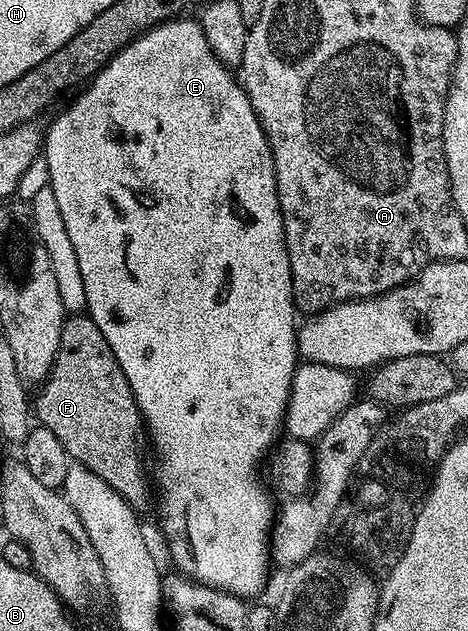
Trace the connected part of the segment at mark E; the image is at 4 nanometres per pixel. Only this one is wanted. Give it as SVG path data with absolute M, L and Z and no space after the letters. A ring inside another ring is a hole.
M175 17L175 18L173 18L173 19L169 19L169 20L167 20L167 22L166 22L166 23L161 23L161 24L159 24L159 26L158 26L158 27L153 27L153 28L151 28L151 30L150 30L150 31L144 31L144 32L142 32L142 34L140 34L140 35L137 35L137 37L136 37L136 38L134 38L134 39L133 39L133 40L131 40L131 42L130 42L130 43L129 43L129 44L127 44L127 46L126 46L126 47L124 47L124 48L122 48L122 49L120 49L120 50L119 50L119 51L117 51L117 52L116 52L116 53L115 53L115 54L114 54L114 55L113 55L113 57L112 57L112 58L111 58L111 59L109 59L109 61L107 61L107 62L106 62L106 64L105 64L105 65L104 65L104 66L102 66L102 67L101 67L101 69L100 69L100 70L99 70L99 71L98 71L98 72L97 72L97 73L95 73L95 75L94 75L94 78L93 78L93 79L91 79L91 80L89 80L89 83L88 83L88 85L86 85L86 86L83 86L83 87L82 87L82 88L81 88L81 90L79 90L79 91L78 91L78 92L77 92L77 94L78 94L78 93L79 93L79 95L78 95L78 96L76 96L76 97L75 97L75 99L74 99L74 100L72 100L72 101L71 101L71 103L70 103L70 104L68 104L68 105L67 105L67 107L66 107L66 108L64 108L64 109L63 109L63 111L62 111L62 112L60 112L60 113L59 113L59 115L58 115L58 116L56 116L56 117L55 117L55 119L54 119L54 120L52 120L52 121L51 121L51 123L50 123L50 127L49 127L49 123L48 123L48 126L47 126L47 127L46 127L46 128L45 128L45 131L44 131L44 163L45 163L45 159L46 159L46 171L47 171L47 173L48 173L48 174L50 174L50 179L48 179L48 185L49 185L49 187L50 187L50 188L51 188L51 189L52 189L52 193L56 193L56 201L57 201L57 203L58 203L58 205L59 205L59 208L60 208L60 214L61 214L61 215L63 215L63 216L64 216L64 225L65 225L65 226L66 226L66 227L67 227L67 228L68 228L68 238L69 238L69 239L71 239L71 240L72 240L72 249L76 249L76 265L80 265L80 277L84 277L84 297L85 297L85 298L86 298L86 311L87 311L87 312L88 312L88 314L89 314L89 317L90 317L90 320L92 320L92 321L93 321L93 323L94 323L94 324L95 324L95 325L96 325L96 329L100 329L100 333L104 333L104 341L108 341L108 349L112 349L112 353L113 353L113 354L114 354L114 356L115 356L115 357L116 357L116 361L117 361L117 362L118 362L118 364L119 364L119 365L120 365L120 369L124 369L124 377L126 377L126 378L127 378L127 379L128 379L128 385L129 385L129 386L130 386L130 388L131 388L131 389L132 389L132 397L136 397L136 405L137 405L137 406L138 406L138 408L139 408L139 409L140 409L140 413L141 413L141 414L142 414L142 422L143 422L143 424L144 424L144 427L145 427L145 430L146 430L146 431L147 431L147 432L148 432L148 439L149 439L149 442L150 442L150 443L151 443L151 444L152 444L152 447L153 447L153 443L154 443L154 455L155 455L155 457L156 457L156 458L158 458L158 464L156 464L156 465L155 465L155 467L154 467L154 464L153 464L153 467L152 467L152 475L153 475L153 478L154 478L154 479L155 479L155 480L156 480L156 487L157 487L157 490L158 490L158 487L159 487L159 489L160 489L160 490L162 490L162 535L163 535L163 537L164 537L164 538L166 538L166 539L167 539L167 543L166 543L166 547L167 547L167 549L168 549L168 550L170 550L170 559L171 559L171 561L172 561L172 562L174 562L174 563L175 563L175 565L176 565L176 566L178 566L178 567L179 567L179 568L178 568L178 567L175 567L175 568L177 568L177 570L178 570L178 571L179 571L179 572L181 572L181 574L182 574L182 575L183 575L183 576L185 576L185 578L187 578L187 579L193 579L193 580L194 580L194 582L195 582L195 583L203 583L203 584L204 584L204 586L205 586L205 587L214 587L214 588L215 588L215 589L216 589L216 590L217 590L217 591L227 591L227 592L228 592L228 593L229 593L229 594L230 594L230 595L237 595L237 596L239 596L239 597L247 597L247 596L246 596L246 595L258 595L258 594L260 594L260 593L261 593L261 591L262 591L262 586L264 586L264 585L265 585L265 583L266 583L266 570L268 570L268 569L269 569L269 567L272 567L272 552L271 552L271 549L270 549L270 536L271 536L271 534L272 534L272 528L273 528L273 526L274 526L274 521L275 521L275 518L276 518L276 503L275 503L275 507L274 507L274 503L273 503L273 501L272 501L272 500L270 500L270 495L269 495L269 493L268 493L268 492L266 492L266 491L265 491L265 489L264 489L264 488L262 488L262 487L261 487L261 485L260 485L260 484L258 484L258 479L257 479L257 477L256 477L256 475L257 475L257 473L258 473L258 466L260 466L260 465L261 465L261 463L262 463L262 466L263 466L263 463L264 463L264 460L265 460L265 459L266 459L266 458L267 458L267 456L269 456L269 455L270 455L270 454L271 454L271 451L272 451L272 448L273 448L273 447L274 447L274 446L275 446L275 443L276 443L276 440L277 440L277 439L278 439L278 438L279 438L279 435L280 435L280 432L281 432L281 431L282 431L282 430L283 430L283 427L284 427L284 420L285 420L285 417L286 417L286 406L287 406L287 405L288 405L288 397L289 397L289 396L290 396L290 386L291 386L291 385L292 385L292 377L293 377L293 376L294 376L294 369L295 369L295 367L297 367L297 366L298 366L298 364L299 364L299 362L300 362L300 356L299 356L299 354L298 354L298 327L297 327L297 326L296 326L296 322L295 322L295 323L294 323L294 315L295 315L295 316L296 316L296 308L295 308L295 306L294 306L294 290L293 290L293 289L292 289L292 273L291 273L291 272L290 272L290 262L289 262L289 261L288 261L288 249L287 249L287 248L286 248L286 238L285 238L285 237L284 237L284 221L283 221L283 220L282 220L282 214L281 214L281 213L280 213L280 201L279 201L279 200L278 200L278 190L277 190L277 189L276 189L276 173L275 173L275 172L274 172L274 158L273 158L273 157L272 157L272 149L271 149L271 148L270 148L270 146L269 146L269 145L268 145L268 137L267 137L267 136L266 136L266 134L265 134L265 133L264 133L264 129L263 129L263 128L262 128L262 126L261 126L261 125L260 125L260 121L259 121L259 120L258 120L258 118L257 118L257 117L256 117L256 113L255 113L255 112L254 112L254 110L253 110L253 109L252 109L252 101L248 101L248 97L247 97L247 96L246 96L246 91L245 91L245 90L244 90L244 89L243 89L243 88L242 88L242 84L241 84L241 82L239 82L239 80L238 80L238 79L237 79L237 78L236 78L236 75L235 75L235 72L234 72L234 71L233 71L233 70L231 70L231 68L228 68L228 67L226 67L226 66L224 66L224 64L222 64L222 62L220 62L220 61L219 61L219 60L218 60L218 59L217 59L217 57L215 57L215 56L214 56L214 51L213 51L213 49L212 49L212 48L210 48L210 46L209 46L209 45L208 45L208 41L206 41L206 40L205 40L205 39L204 39L204 33L203 33L203 32L202 32L202 25L201 25L201 22L199 22L199 20L198 20L198 19L197 19L197 18L194 18L194 19L182 19L182 18L186 18L186 17Z

